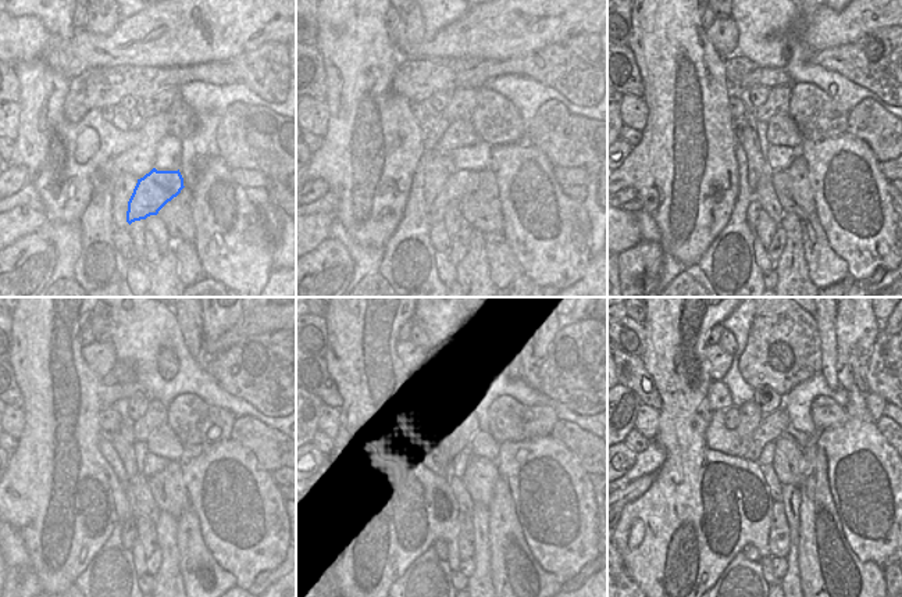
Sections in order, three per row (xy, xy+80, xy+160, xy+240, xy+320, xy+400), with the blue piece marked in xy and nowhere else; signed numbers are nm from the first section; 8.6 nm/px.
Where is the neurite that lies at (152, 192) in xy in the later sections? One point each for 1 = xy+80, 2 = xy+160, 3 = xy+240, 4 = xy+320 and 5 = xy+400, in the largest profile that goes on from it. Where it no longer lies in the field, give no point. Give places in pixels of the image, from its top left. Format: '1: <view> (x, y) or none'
1: xy+80 (462, 183)
2: xy+160 (752, 213)
3: xy+240 (129, 532)
4: xy+320 (439, 544)
5: xy+400 (749, 551)

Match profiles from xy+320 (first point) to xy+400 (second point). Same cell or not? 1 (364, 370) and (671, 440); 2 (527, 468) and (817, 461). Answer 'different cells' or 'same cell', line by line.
1: same cell
2: different cells

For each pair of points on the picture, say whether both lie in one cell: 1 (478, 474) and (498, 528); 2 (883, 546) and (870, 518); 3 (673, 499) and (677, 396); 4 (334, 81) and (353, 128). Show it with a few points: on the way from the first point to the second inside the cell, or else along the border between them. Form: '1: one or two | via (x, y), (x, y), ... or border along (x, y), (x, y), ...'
1: two | border along (499, 476), (494, 488), (492, 500), (487, 506)
2: one | via (881, 539), (874, 525)
3: one | via (677, 474), (677, 421)
4: one | via (345, 92), (353, 100), (353, 117)

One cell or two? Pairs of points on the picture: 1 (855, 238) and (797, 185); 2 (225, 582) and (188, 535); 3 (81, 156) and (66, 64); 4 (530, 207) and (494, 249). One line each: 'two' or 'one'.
1: two
2: one
3: two
4: two

